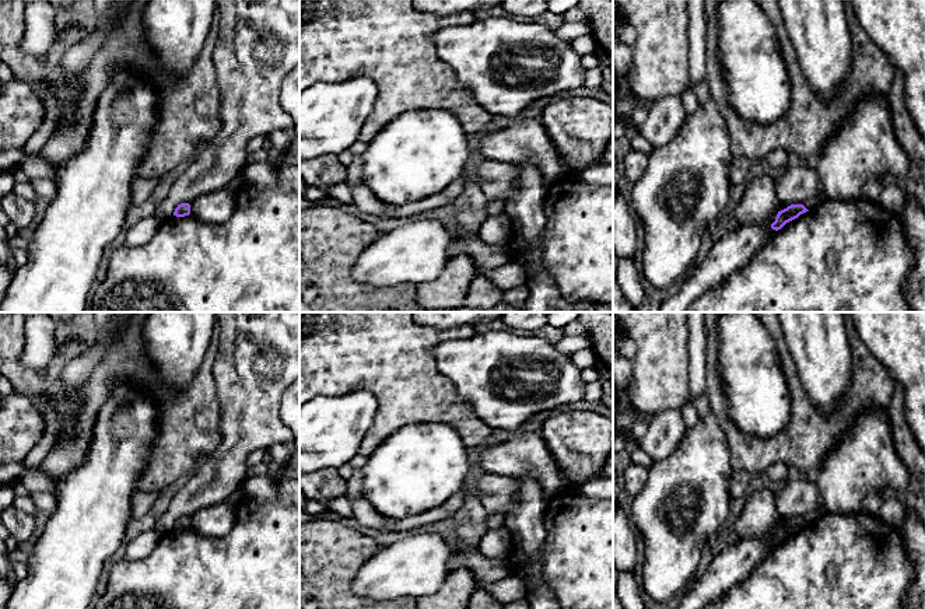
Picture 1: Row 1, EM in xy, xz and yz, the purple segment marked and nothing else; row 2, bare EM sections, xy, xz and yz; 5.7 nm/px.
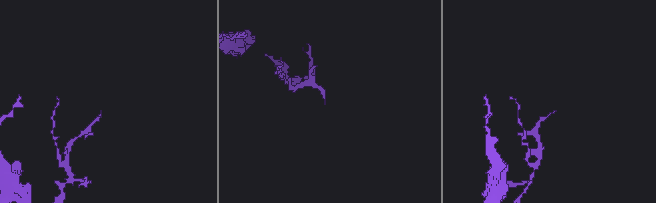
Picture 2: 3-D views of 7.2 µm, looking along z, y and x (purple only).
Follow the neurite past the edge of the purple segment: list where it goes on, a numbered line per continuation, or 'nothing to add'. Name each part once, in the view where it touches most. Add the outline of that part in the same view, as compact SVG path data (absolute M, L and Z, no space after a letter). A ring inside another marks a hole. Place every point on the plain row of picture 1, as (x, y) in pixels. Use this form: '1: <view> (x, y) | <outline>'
1: yz (819, 511) | M820 503L814 510L812 510L809 514L802 517L809 525L813 525L816 521L819 521L823 515L827 514L826 507Z

